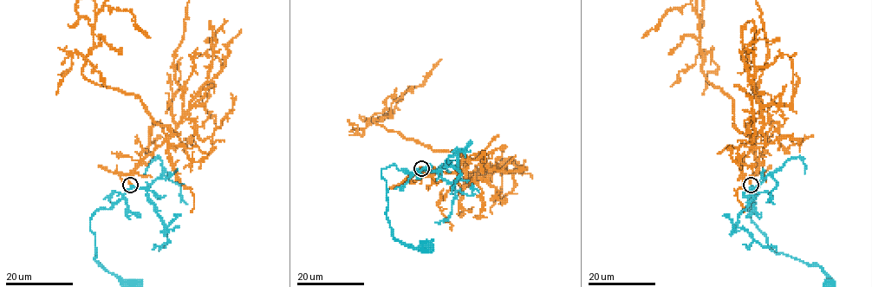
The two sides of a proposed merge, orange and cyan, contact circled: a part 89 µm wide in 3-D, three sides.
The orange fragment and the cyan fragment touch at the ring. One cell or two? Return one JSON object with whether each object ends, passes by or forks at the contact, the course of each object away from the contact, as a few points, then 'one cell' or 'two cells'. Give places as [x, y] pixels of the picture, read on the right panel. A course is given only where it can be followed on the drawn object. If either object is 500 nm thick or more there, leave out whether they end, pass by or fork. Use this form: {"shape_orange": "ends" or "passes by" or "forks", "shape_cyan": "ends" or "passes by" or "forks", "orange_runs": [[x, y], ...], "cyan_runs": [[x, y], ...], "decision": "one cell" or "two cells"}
{"shape_orange": "ends", "shape_cyan": "passes by", "orange_runs": [[751, 185], [755, 140], [734, 126], [733, 101], [704, 75], [699, 15], [690, 3], [673, 9], [641, 38]], "cyan_runs": [[751, 185], [755, 193], [752, 208], [748, 209], [767, 244], [777, 253], [816, 264], [831, 279], [828, 284]], "decision": "one cell"}

